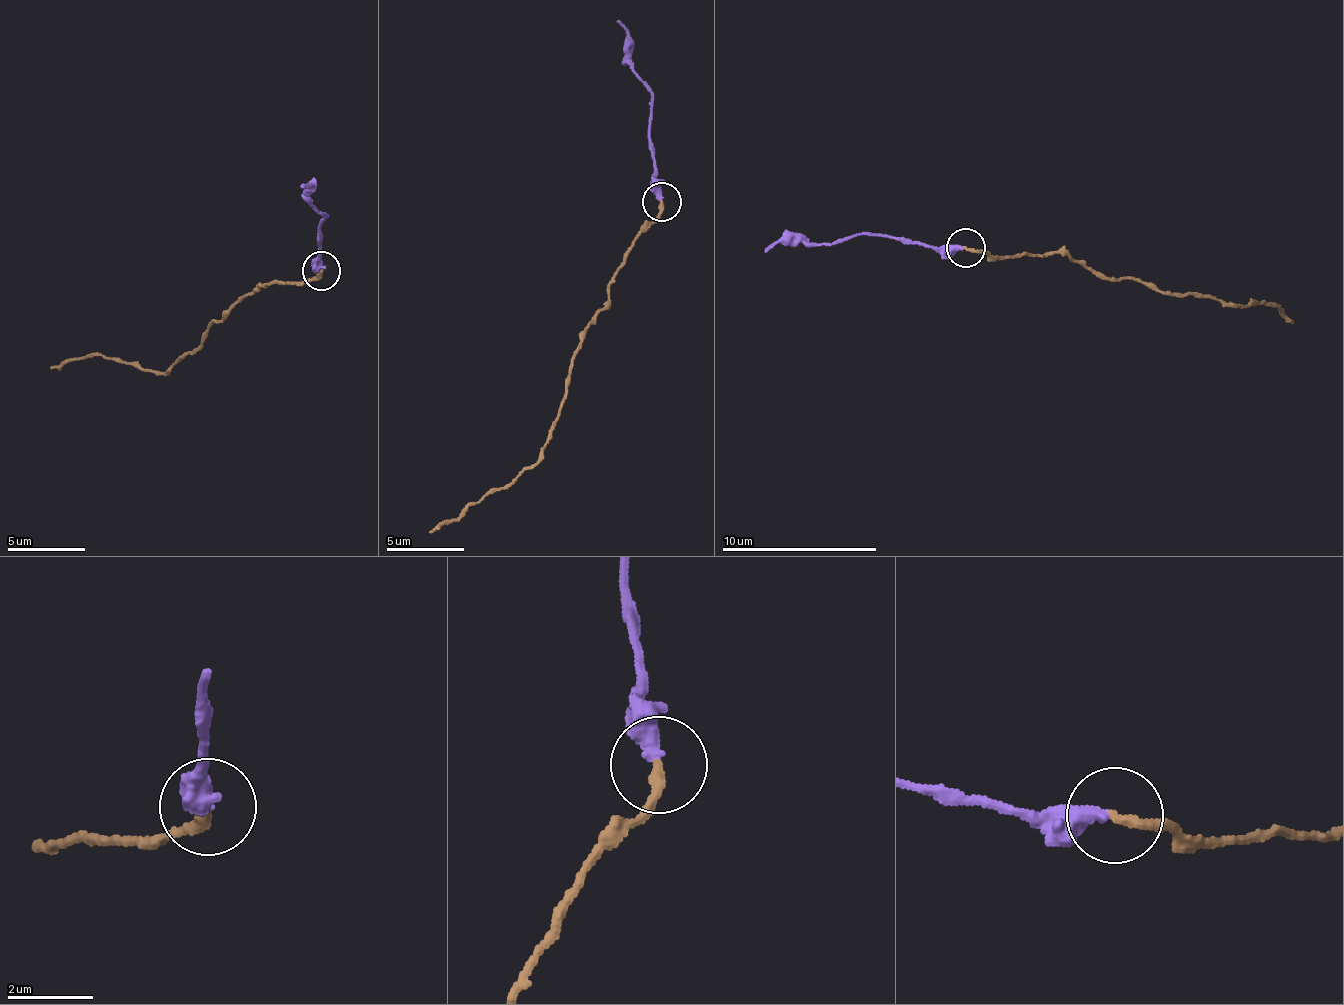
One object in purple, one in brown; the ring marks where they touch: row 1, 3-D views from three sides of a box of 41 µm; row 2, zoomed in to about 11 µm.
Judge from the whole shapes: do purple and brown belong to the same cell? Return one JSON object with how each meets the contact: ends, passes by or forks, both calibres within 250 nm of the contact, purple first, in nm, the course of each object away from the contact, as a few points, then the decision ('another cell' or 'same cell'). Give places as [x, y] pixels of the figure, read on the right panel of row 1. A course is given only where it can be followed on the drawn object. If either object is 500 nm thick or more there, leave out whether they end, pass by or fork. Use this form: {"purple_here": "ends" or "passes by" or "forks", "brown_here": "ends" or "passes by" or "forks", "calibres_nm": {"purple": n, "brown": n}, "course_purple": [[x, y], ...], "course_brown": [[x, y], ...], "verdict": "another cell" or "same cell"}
{"purple_here": "ends", "brown_here": "ends", "calibres_nm": {"purple": 400, "brown": 260}, "course_purple": [[965, 247], [852, 234], [815, 244], [779, 244], [766, 251]], "course_brown": [[965, 247], [1005, 259], [1067, 255], [1106, 278], [1151, 281], [1233, 305], [1270, 304], [1293, 323]], "verdict": "another cell"}

